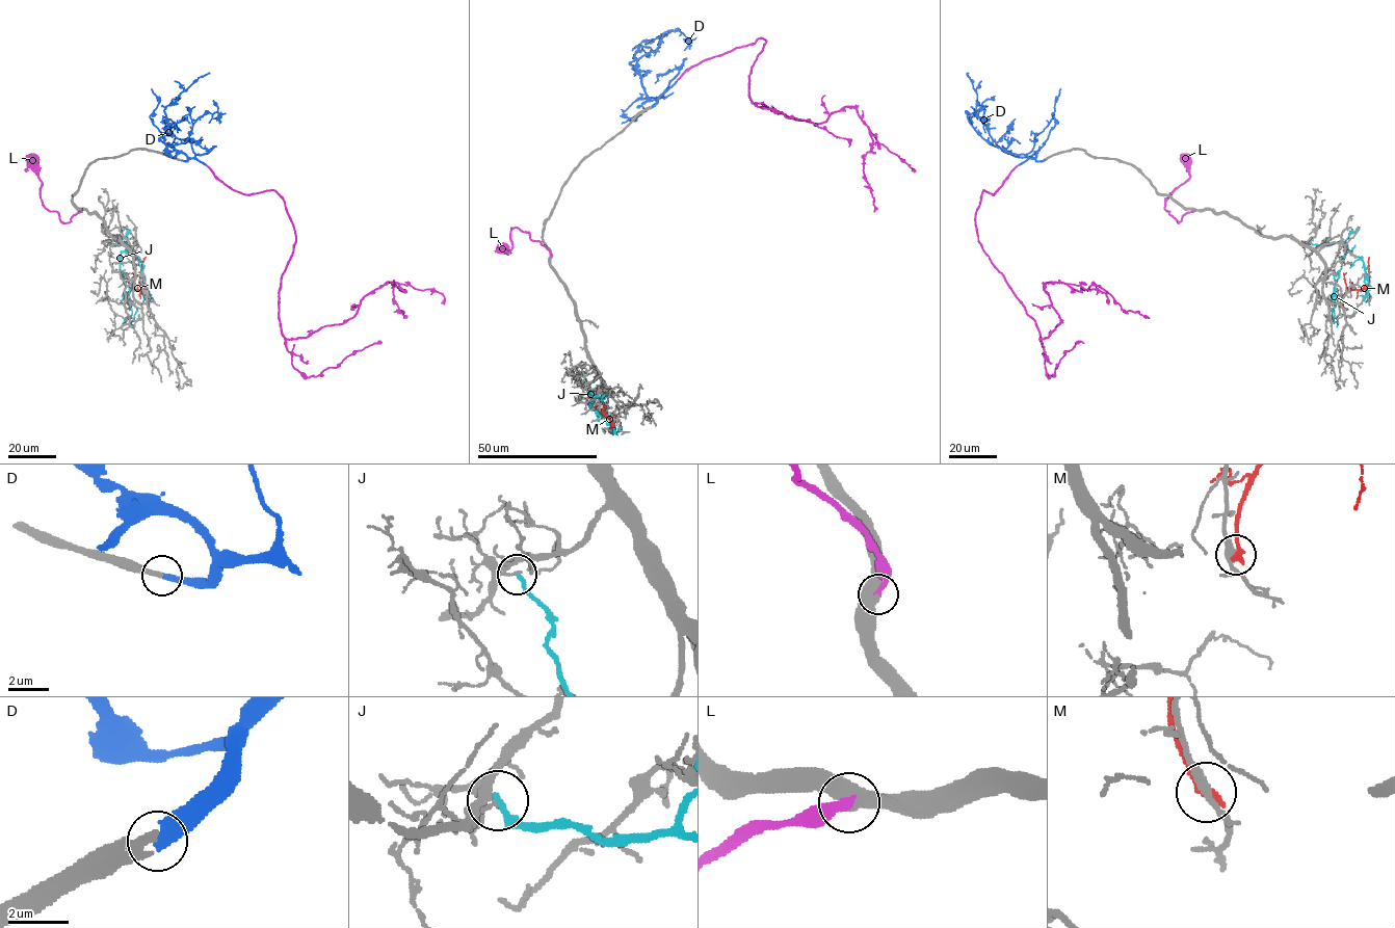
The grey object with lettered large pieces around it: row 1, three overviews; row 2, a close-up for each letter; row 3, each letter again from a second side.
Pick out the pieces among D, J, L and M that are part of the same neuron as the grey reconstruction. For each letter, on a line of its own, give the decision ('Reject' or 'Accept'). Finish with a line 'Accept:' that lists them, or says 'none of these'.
D: Accept
J: Reject
L: Accept
M: Reject
Accept: D, L

